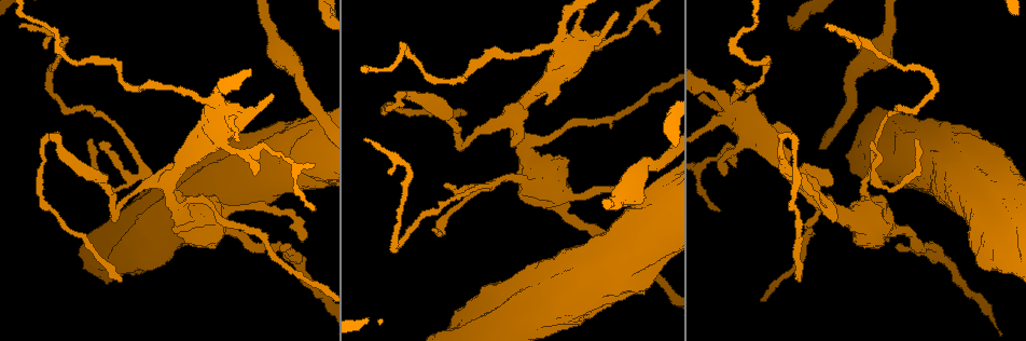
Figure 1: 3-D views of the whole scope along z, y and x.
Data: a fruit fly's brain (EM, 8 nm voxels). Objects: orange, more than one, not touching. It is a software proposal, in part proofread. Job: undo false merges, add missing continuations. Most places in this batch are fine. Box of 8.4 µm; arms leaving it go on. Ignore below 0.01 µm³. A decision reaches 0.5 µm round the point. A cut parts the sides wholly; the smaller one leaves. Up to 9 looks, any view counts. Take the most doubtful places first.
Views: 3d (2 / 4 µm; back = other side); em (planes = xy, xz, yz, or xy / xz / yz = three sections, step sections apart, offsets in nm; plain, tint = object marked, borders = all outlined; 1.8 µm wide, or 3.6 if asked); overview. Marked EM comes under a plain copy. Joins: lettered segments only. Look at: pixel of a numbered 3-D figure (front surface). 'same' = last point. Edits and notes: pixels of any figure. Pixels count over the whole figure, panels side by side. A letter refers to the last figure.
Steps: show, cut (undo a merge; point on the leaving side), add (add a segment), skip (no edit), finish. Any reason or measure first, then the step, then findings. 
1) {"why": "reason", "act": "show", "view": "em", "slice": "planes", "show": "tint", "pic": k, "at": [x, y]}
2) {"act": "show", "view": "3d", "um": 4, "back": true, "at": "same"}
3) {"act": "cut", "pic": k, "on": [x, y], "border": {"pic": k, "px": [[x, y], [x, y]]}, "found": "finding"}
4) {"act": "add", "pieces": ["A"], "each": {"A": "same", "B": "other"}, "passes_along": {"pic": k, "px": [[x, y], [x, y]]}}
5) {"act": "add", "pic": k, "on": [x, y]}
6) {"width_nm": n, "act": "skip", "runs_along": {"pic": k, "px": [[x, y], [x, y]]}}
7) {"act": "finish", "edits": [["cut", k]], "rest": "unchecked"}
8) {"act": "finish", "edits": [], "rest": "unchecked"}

{"why": "abrupt turn", "act": "show", "view": "em", "um": 3.6, "slice": "yz", "step": 8, "show": "tint", "pic": 1, "at": [576, 56]}

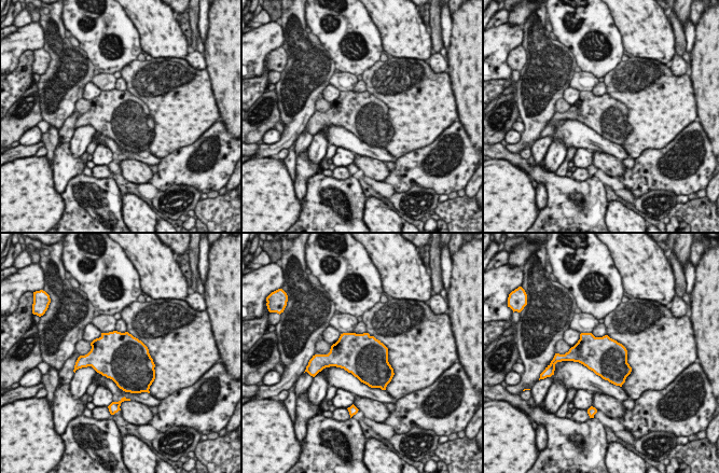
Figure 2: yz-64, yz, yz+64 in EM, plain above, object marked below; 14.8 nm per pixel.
{"why": "another direction", "act": "show", "view": "em", "um": 3.6, "slice": "planes", "show": "borders", "at": "same"}

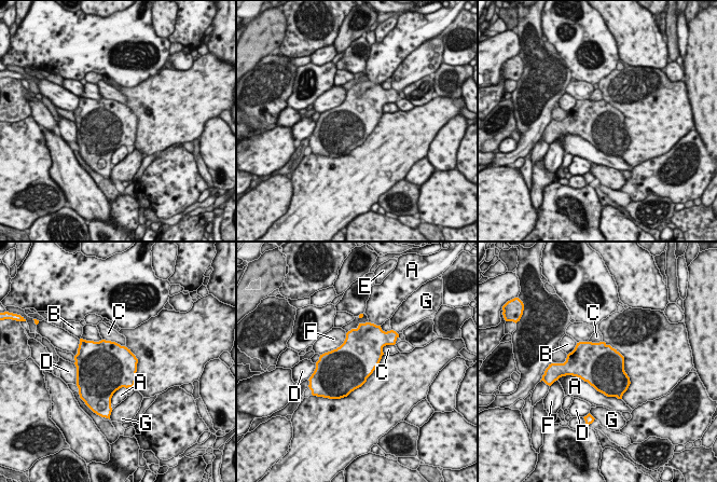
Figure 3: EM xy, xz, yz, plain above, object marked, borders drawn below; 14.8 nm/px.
{"act": "skip", "each": {"A": "other", "B": "other", "C": "other", "D": "other", "E": "other", "F": "other", "G": "other"}, "border": {"pic": 3, "px": [[102, 339], [114, 341], [125, 347]]}, "found": "one cell here"}

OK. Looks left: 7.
{"why": "arms run side by side", "act": "show", "view": "3d", "um": 4, "pic": 1, "at": [491, 180]}

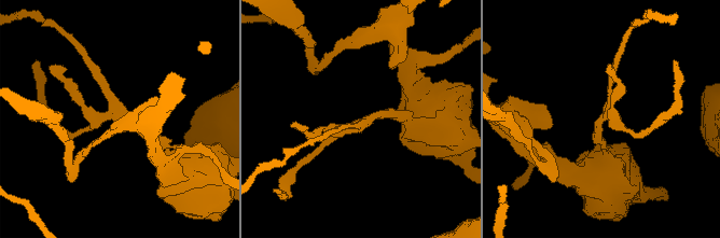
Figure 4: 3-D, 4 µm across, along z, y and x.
{"arms": 4, "why": "shape alone is not enough", "act": "show", "view": "em", "slice": "xy", "step": 8, "show": "borders", "pic": 4, "at": [121, 110]}

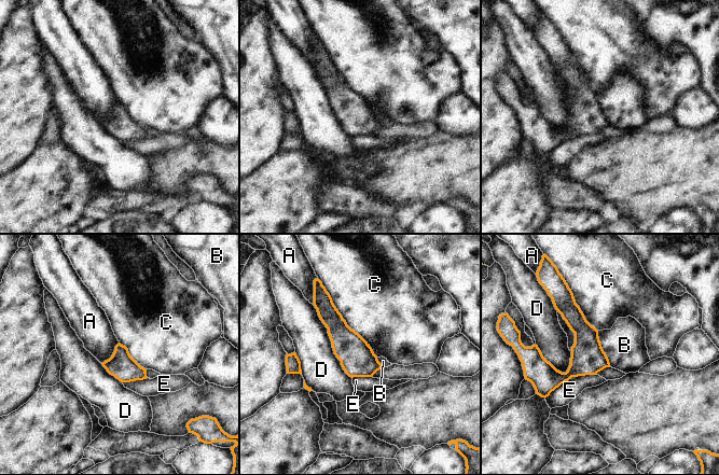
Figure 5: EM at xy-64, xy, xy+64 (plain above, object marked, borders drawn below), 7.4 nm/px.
{"act": "show", "view": "em", "slice": "planes", "show": "borders", "at": "same"}

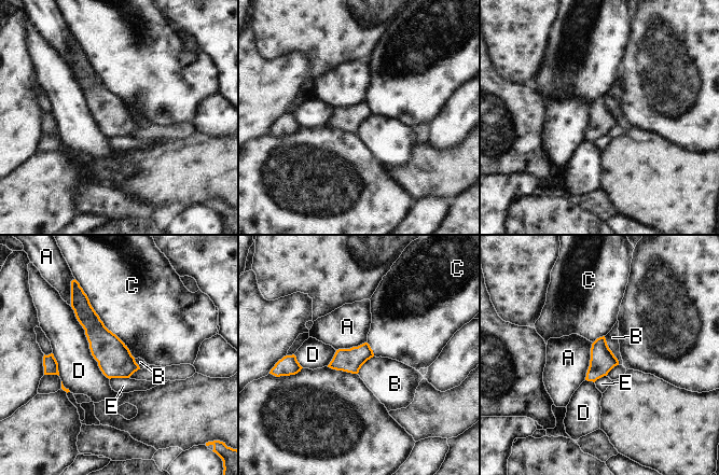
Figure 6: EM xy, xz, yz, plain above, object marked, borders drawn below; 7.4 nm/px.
{"width_nm": 180, "act": "skip", "each": {"A": "other", "B": "other", "C": "other", "D": "other", "E": "other"}, "border": {"pic": 6, "px": [[604, 336], [608, 348], [619, 364]]}, "found": "continuous, no second cell"}

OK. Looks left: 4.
{"why": "tapers out", "act": "show", "view": "3d", "um": 2, "pic": 1, "at": [799, 280]}

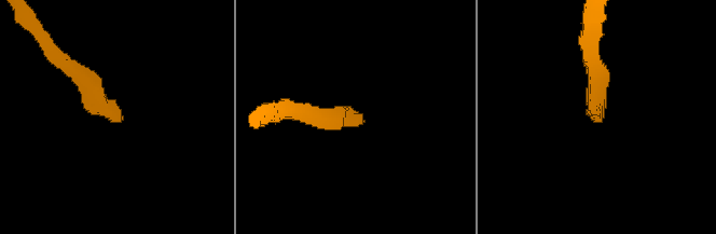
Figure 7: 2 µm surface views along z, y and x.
{"why": "shape alone is not enough", "act": "show", "view": "em", "slice": "xz", "step": 16, "show": "tint", "pic": 7, "at": [118, 121]}

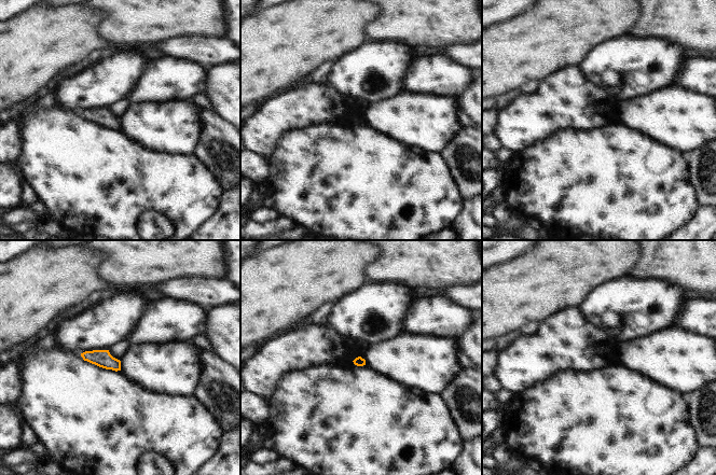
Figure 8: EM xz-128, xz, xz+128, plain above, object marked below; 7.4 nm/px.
{"why": "another direction", "act": "show", "view": "em", "slice": "planes", "show": "borders", "at": "same"}

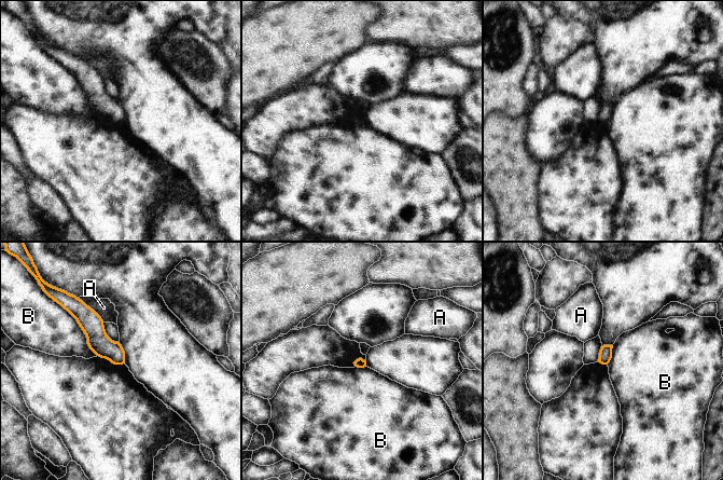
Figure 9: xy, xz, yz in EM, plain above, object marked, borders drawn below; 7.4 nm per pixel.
{"act": "skip", "each": {"A": "other", "B": "other"}, "runs_along": {"pic": 9, "px": [[80, 313], [122, 360]]}, "found": "none of them fits"}

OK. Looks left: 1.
{"act": "finish", "edits": [], "rest": "unchecked"}

